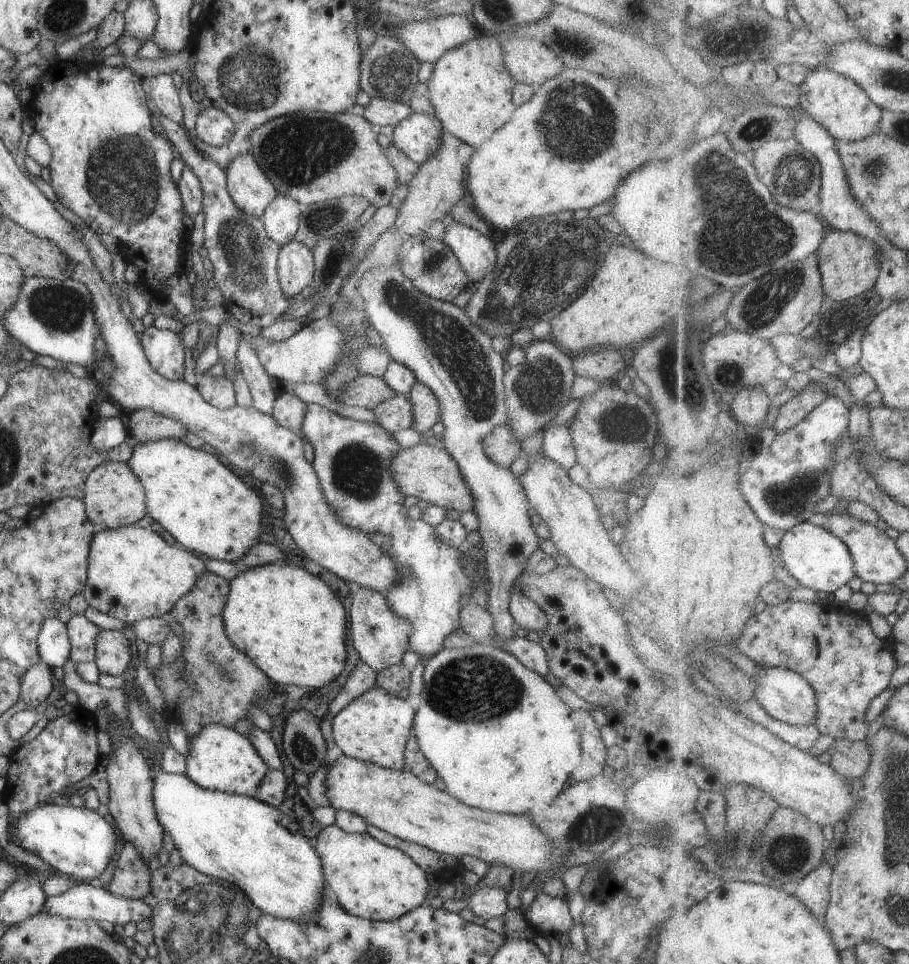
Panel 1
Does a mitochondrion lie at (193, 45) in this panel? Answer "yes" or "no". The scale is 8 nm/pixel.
no

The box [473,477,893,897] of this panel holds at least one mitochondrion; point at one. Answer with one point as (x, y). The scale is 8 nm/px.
(788, 854)

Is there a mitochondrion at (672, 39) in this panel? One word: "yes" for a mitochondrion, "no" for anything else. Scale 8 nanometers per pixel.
no

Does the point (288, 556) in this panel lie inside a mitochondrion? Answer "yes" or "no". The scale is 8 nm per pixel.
no

